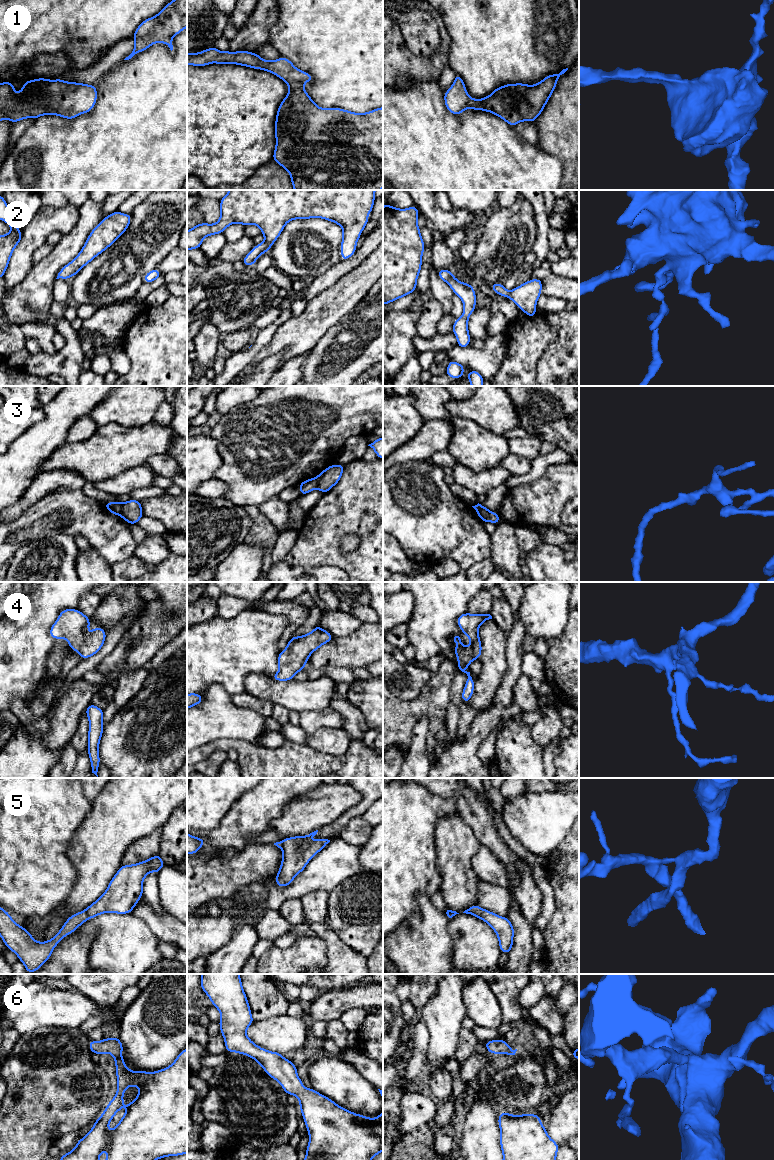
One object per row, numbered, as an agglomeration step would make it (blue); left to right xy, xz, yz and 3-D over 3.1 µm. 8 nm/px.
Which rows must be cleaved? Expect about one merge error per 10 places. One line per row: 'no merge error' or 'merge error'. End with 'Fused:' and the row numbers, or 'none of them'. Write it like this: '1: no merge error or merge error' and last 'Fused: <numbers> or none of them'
1: no merge error
2: no merge error
3: merge error
4: no merge error
5: merge error
6: no merge error
Fused: 3, 5

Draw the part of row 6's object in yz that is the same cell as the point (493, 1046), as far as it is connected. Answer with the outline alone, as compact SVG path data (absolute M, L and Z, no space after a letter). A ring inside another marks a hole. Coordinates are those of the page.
M491 1040L484 1042L487 1051L492 1054L507 1054L507 1055L515 1055L517 1049L512 1050L508 1043L504 1040Z

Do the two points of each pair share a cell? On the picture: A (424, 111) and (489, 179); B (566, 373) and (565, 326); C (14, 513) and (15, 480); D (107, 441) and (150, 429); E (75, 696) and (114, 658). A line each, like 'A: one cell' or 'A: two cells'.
A: one cell
B: one cell
C: two cells
D: one cell
E: two cells

